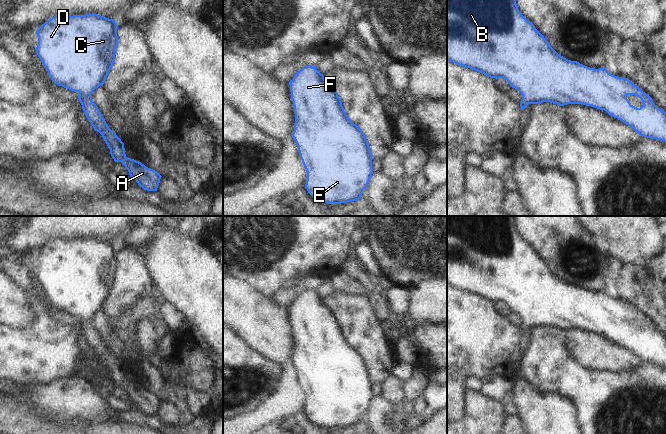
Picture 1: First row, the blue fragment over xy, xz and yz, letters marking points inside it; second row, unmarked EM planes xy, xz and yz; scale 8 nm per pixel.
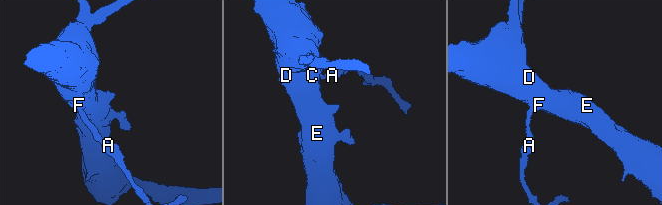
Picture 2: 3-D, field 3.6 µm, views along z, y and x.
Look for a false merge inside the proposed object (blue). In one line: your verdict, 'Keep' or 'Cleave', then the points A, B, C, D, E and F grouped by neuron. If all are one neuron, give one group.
Keep. Groups: A B C D E F.

